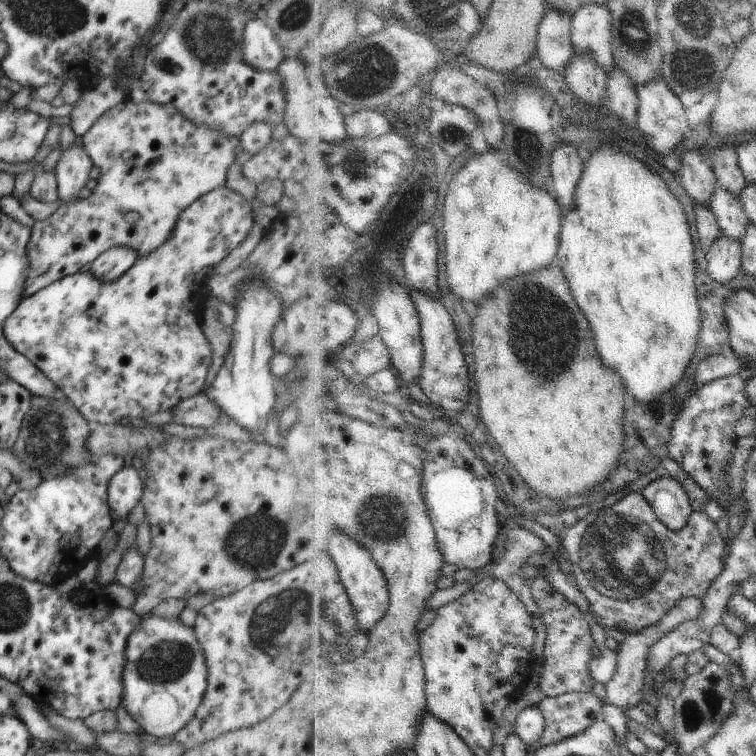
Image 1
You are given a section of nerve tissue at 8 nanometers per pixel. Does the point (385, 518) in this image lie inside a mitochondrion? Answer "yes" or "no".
yes

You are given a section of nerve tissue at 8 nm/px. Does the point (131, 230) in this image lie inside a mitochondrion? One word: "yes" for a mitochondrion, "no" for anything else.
no

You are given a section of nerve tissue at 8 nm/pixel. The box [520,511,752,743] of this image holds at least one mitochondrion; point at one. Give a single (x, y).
(694, 712)

